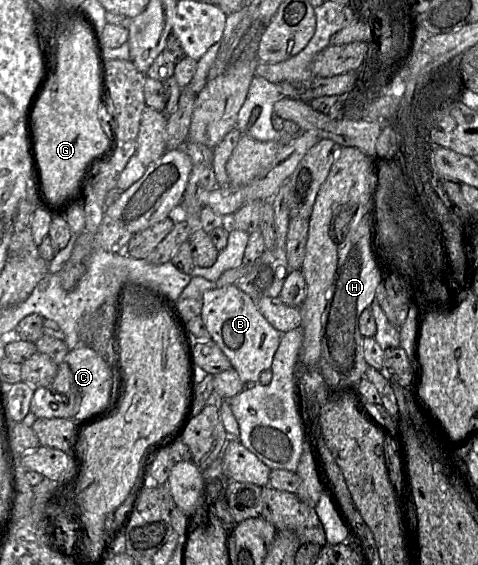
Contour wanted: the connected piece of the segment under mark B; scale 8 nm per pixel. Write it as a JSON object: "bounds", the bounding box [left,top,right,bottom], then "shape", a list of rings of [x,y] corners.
{"bounds":[200,285,282,386],"shape":[[[235,285],[207,290],[200,317],[210,338],[227,356],[245,386],[256,384],[260,373],[270,369],[282,334],[263,317],[254,300]]]}

